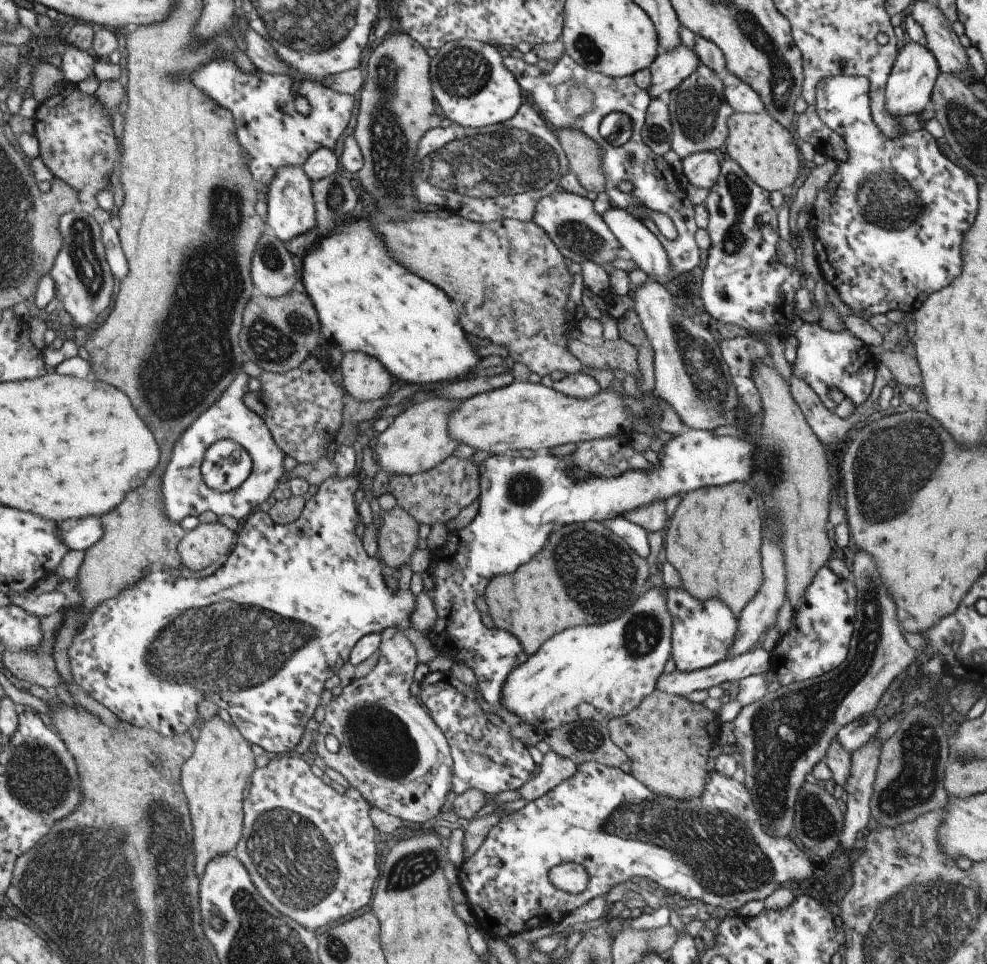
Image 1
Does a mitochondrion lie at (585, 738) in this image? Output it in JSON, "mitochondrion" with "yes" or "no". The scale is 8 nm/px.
{"mitochondrion":"yes"}

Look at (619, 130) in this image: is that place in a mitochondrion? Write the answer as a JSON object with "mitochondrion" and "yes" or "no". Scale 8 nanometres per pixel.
{"mitochondrion":"no"}

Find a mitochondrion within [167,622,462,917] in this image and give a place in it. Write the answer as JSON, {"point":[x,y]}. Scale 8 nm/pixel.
{"point":[296,862]}

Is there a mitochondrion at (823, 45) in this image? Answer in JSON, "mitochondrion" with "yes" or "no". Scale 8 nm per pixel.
{"mitochondrion":"no"}

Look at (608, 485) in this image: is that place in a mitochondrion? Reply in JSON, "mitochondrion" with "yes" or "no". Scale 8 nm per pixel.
{"mitochondrion":"no"}

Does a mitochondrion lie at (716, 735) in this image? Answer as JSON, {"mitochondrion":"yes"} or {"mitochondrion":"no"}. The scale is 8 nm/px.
{"mitochondrion":"no"}

